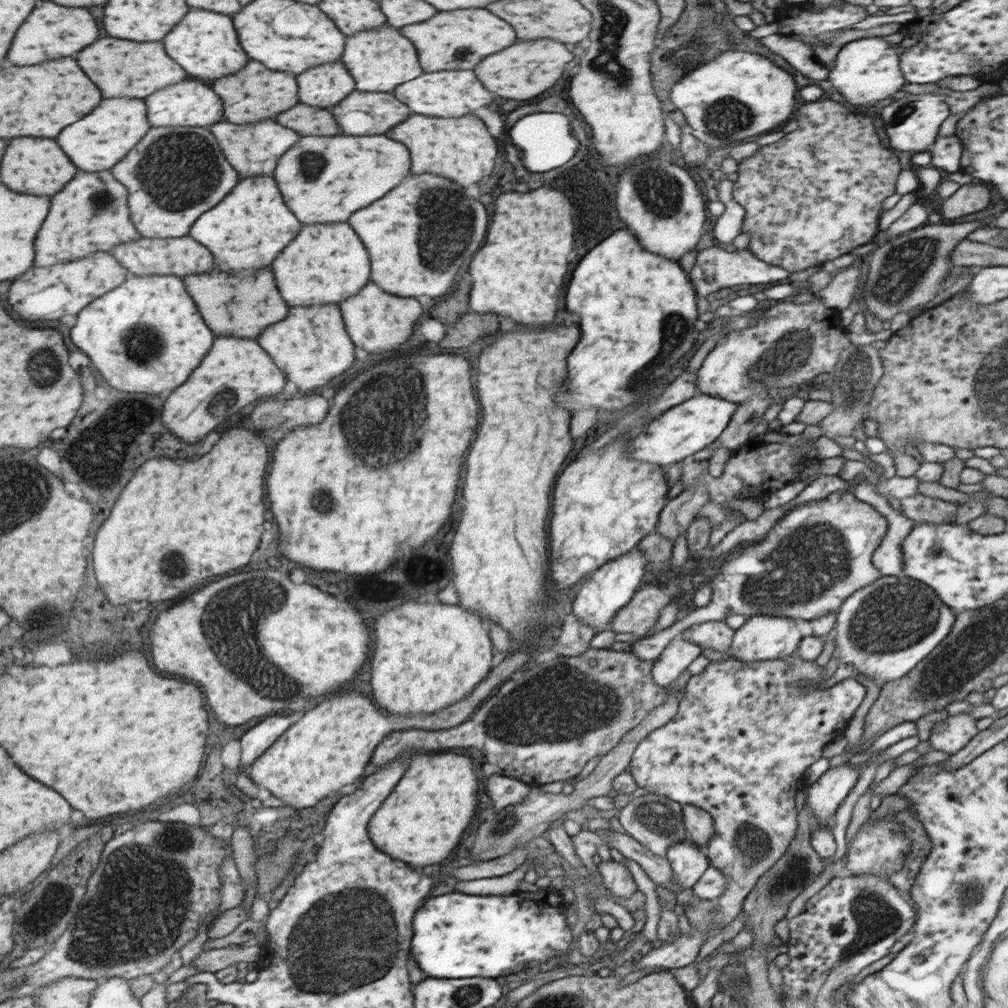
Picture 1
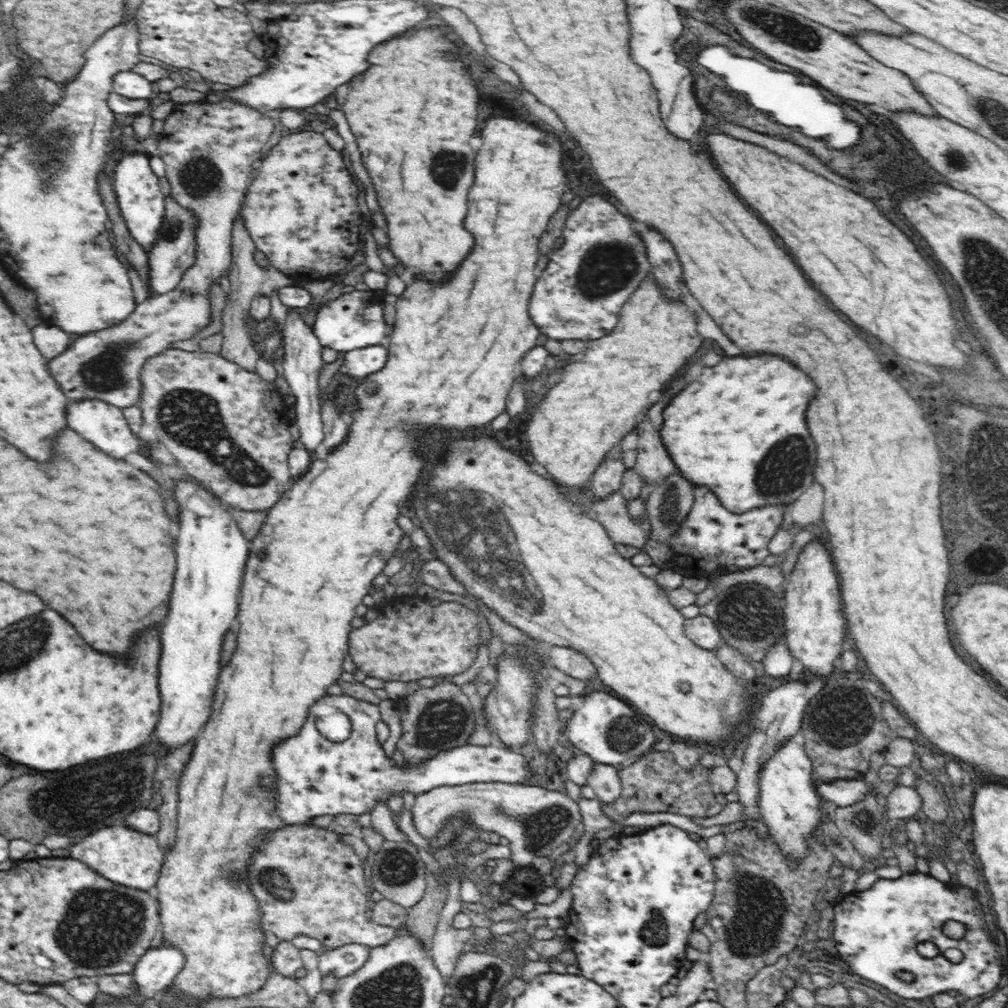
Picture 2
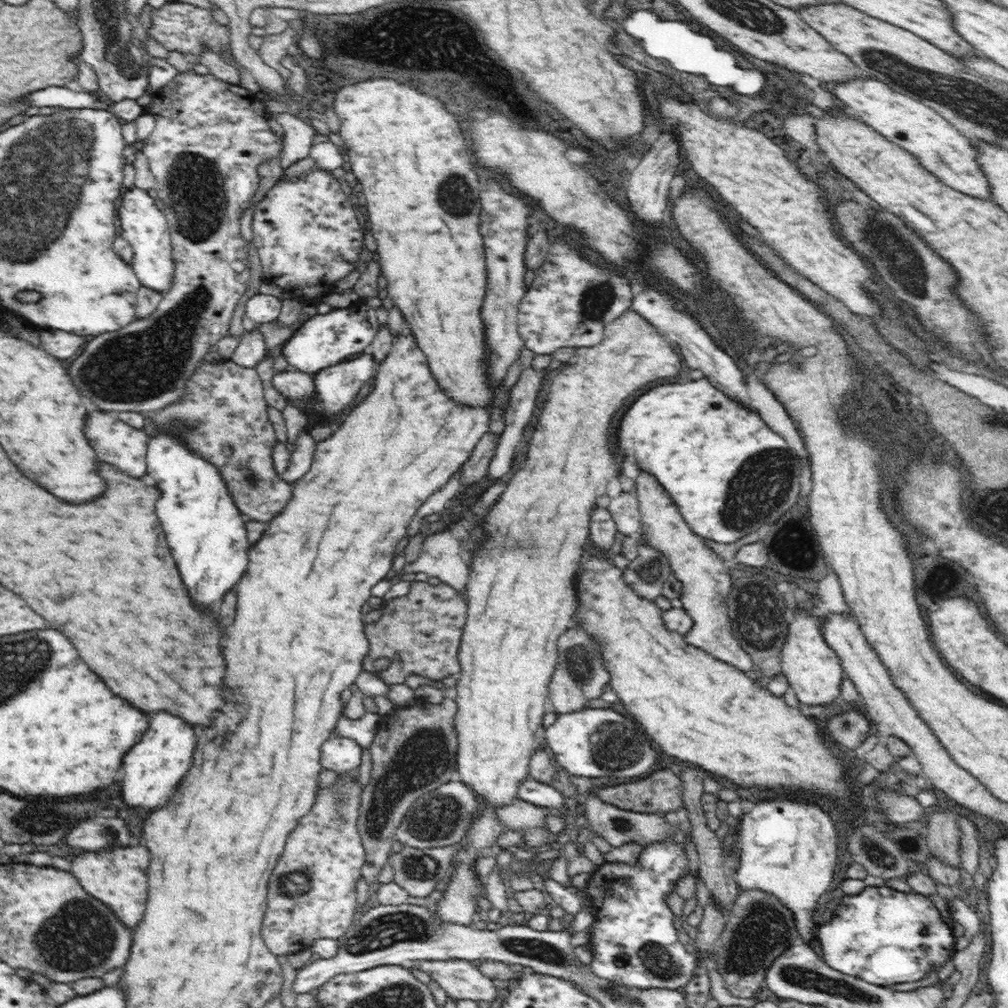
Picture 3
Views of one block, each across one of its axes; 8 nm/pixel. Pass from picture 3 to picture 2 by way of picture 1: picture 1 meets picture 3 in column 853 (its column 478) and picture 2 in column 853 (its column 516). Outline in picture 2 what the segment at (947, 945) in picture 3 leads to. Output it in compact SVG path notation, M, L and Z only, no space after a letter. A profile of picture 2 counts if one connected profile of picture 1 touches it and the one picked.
M918 872L903 874L898 880L879 879L868 890L854 891L833 904L832 938L839 956L848 962L854 974L882 984L902 998L928 998L945 991L960 994L964 1000L982 997L999 988L1000 981L1005 980L1005 969L998 954L996 938L990 935L976 895L976 891L961 884L945 884L934 876Z

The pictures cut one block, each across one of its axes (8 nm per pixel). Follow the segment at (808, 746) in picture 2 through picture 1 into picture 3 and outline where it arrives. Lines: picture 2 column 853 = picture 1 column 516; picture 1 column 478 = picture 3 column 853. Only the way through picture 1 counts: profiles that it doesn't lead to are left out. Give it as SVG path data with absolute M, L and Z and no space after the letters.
M849 707L840 715L831 716L826 722L826 732L830 740L847 749L856 749L874 731L865 712Z

